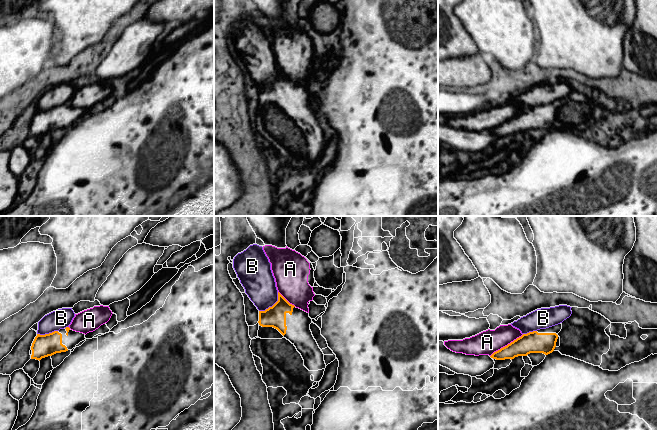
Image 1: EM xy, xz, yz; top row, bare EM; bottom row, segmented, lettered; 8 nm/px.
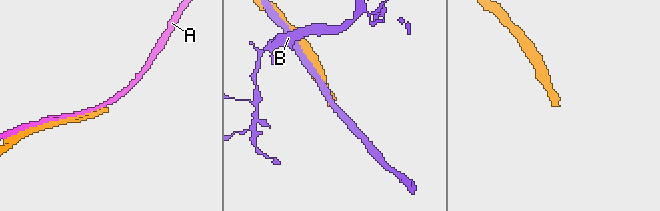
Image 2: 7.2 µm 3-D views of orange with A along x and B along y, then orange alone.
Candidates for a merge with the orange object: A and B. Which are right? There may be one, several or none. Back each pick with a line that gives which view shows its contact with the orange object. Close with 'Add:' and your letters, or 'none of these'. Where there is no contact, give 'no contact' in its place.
Add: none of these

